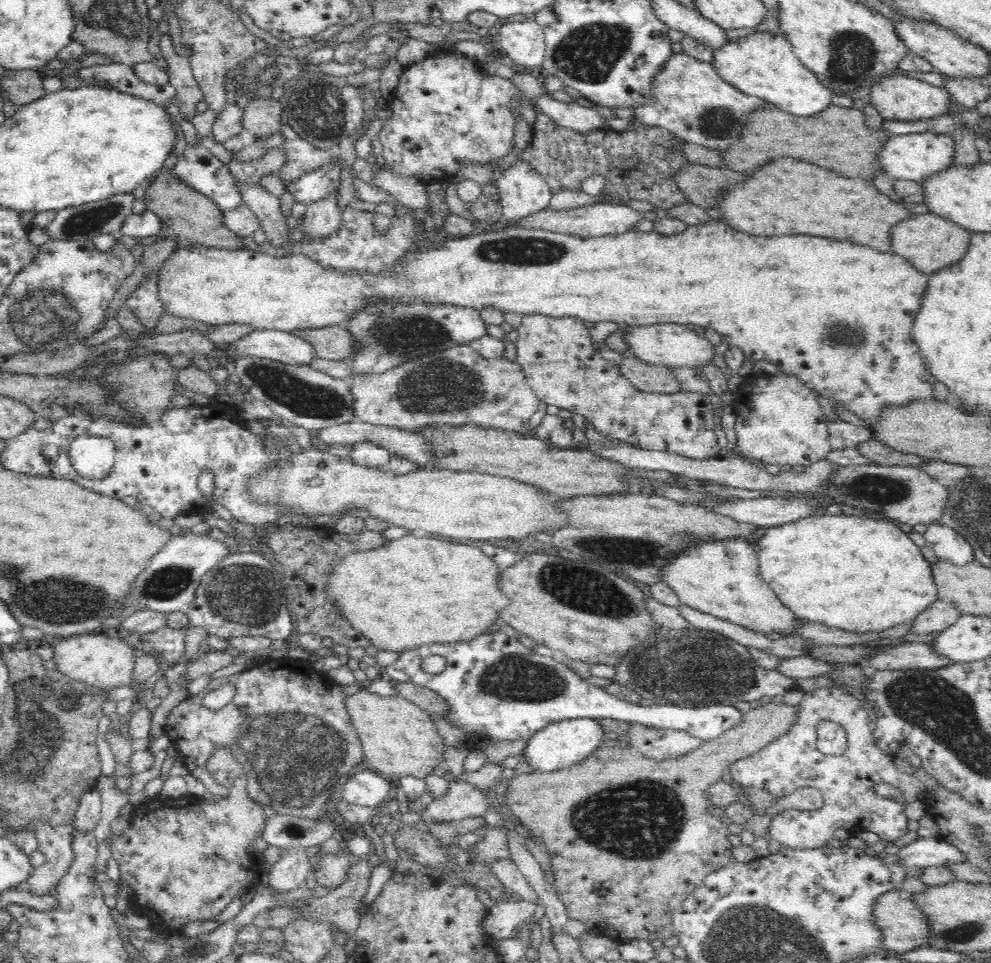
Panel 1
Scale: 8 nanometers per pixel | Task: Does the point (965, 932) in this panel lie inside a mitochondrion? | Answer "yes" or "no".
yes

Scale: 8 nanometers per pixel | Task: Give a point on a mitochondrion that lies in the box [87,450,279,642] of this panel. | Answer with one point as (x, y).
(166, 582)

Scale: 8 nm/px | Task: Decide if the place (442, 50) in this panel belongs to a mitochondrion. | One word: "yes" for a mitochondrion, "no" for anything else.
no

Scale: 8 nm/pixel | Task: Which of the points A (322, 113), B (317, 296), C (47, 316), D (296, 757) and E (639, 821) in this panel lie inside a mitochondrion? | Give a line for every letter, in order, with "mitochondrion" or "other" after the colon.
A: mitochondrion
B: other
C: mitochondrion
D: mitochondrion
E: mitochondrion

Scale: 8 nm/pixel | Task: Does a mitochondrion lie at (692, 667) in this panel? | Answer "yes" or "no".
yes

